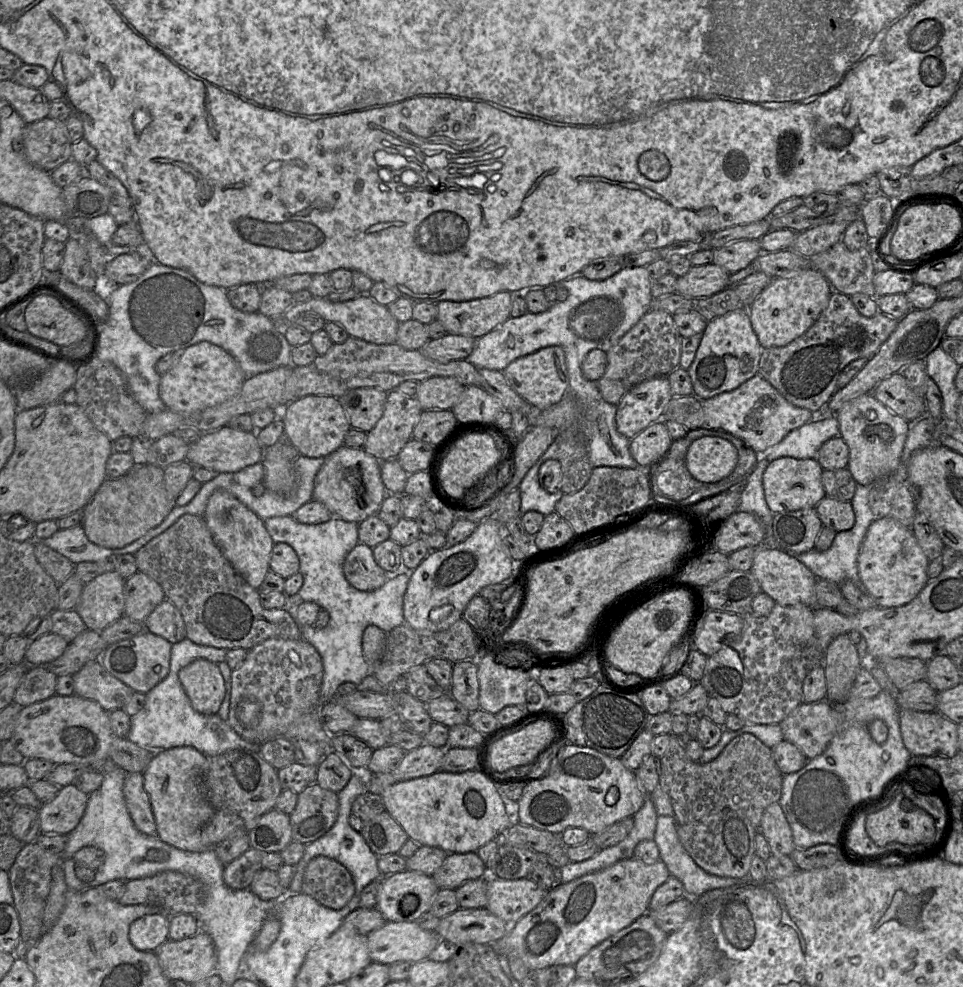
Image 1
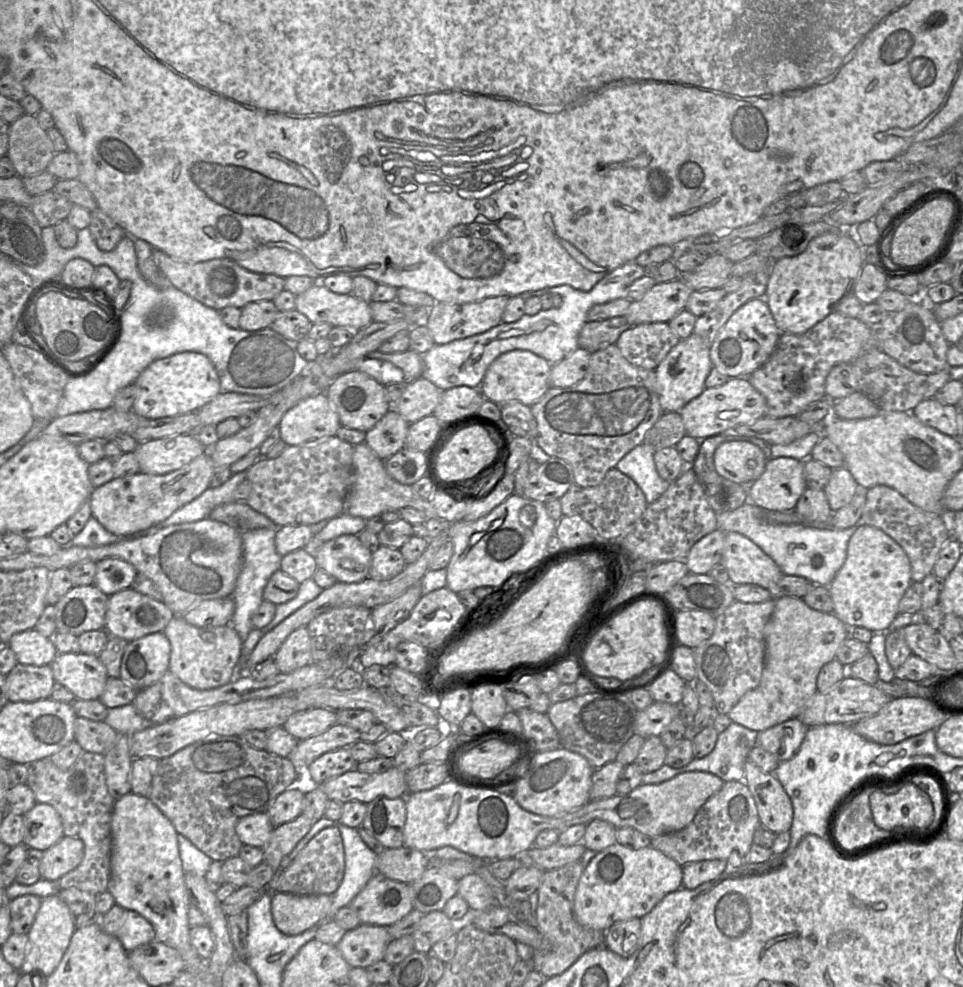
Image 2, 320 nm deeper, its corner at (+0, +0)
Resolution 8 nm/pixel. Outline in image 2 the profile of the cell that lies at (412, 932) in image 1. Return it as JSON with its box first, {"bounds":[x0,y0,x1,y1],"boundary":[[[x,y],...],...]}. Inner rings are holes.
{"bounds":[335,924,390,968],"boundary":[[[360,924],[347,930],[335,946],[350,967],[367,968],[383,960],[390,941],[388,927]]]}

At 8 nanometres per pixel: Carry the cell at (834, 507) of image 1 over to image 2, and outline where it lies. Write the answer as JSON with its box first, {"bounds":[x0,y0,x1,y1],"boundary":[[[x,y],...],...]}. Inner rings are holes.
{"bounds":[823,465,859,513],"boundary":[[[844,465],[833,469],[830,479],[823,490],[834,513],[852,501],[859,490],[859,485]]]}

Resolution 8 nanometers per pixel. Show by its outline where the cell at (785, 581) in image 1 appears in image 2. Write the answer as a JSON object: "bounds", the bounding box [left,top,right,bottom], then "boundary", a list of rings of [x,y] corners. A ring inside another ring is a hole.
{"bounds":[720,532,784,591],"boundary":[[[737,532],[725,533],[725,541],[720,563],[729,574],[731,585],[754,584],[774,591],[778,581],[784,575],[775,561],[753,541]]]}

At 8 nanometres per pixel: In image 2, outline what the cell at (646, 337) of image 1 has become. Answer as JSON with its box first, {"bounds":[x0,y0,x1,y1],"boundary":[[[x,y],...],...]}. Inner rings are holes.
{"bounds":[615,322,679,370],"boundary":[[[654,322],[632,326],[620,335],[615,344],[632,365],[655,370],[679,341],[669,323]]]}

